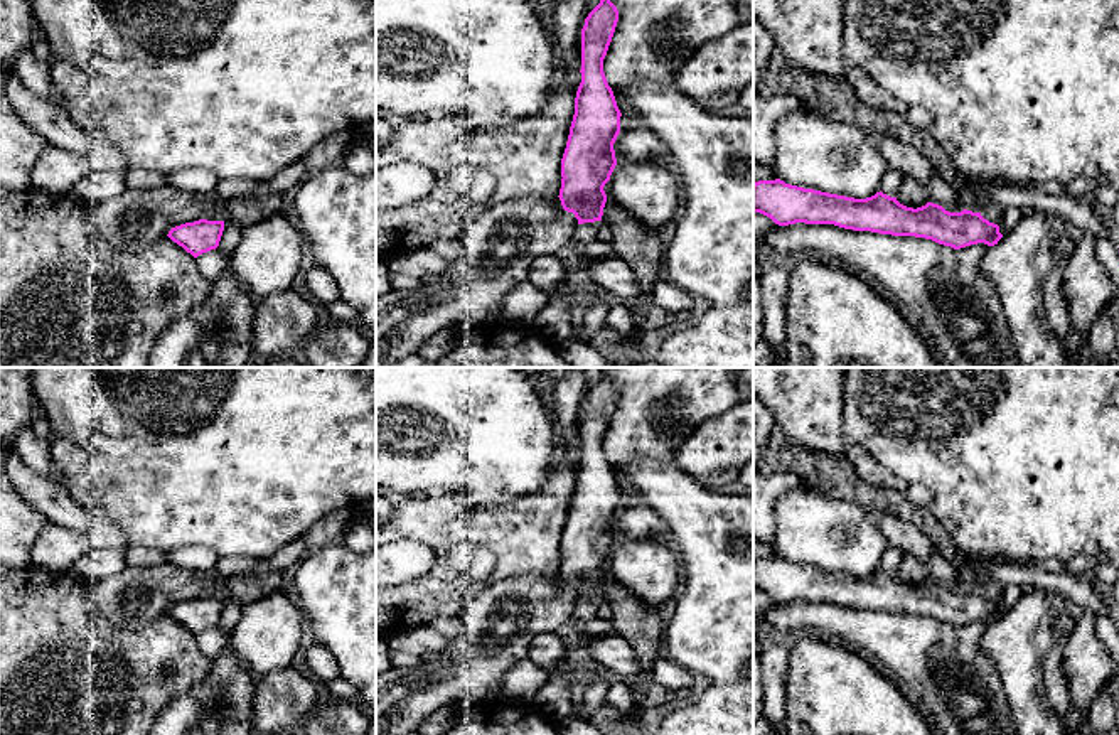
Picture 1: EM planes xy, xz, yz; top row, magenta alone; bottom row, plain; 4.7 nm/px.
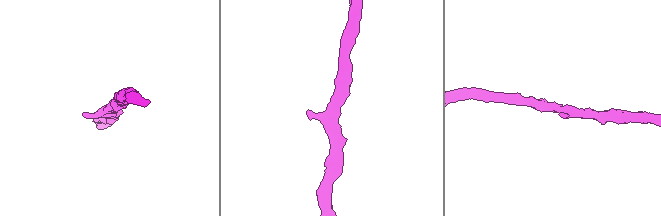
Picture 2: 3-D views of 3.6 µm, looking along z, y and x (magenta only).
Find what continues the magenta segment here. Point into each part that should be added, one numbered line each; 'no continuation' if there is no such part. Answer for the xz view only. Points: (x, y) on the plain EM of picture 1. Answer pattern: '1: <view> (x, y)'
no continuation

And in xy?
no continuation

